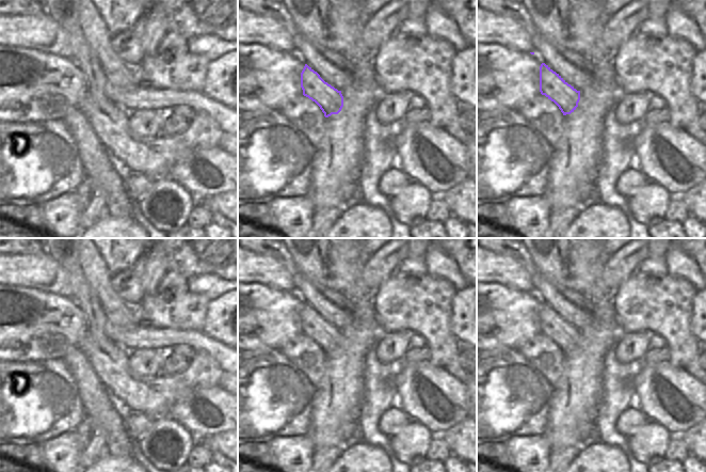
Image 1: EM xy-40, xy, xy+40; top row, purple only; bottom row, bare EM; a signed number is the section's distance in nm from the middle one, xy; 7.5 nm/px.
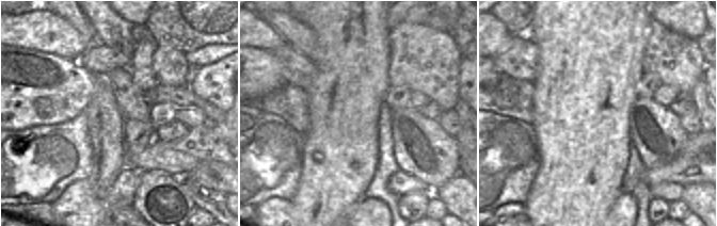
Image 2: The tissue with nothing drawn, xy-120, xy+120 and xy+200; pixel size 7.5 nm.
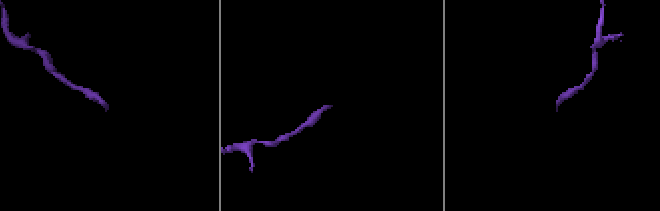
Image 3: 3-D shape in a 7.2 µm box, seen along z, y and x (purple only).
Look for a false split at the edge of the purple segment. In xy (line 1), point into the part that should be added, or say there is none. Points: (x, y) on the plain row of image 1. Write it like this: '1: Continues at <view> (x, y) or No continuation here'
1: No continuation here

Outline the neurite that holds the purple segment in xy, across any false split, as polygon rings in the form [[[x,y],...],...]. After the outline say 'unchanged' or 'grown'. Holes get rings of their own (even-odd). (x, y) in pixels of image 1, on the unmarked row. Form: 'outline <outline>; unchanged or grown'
outline [[[305,303],[301,312],[301,327],[303,334],[315,341],[325,357],[338,353],[343,346],[343,335],[311,306]]]; unchanged

